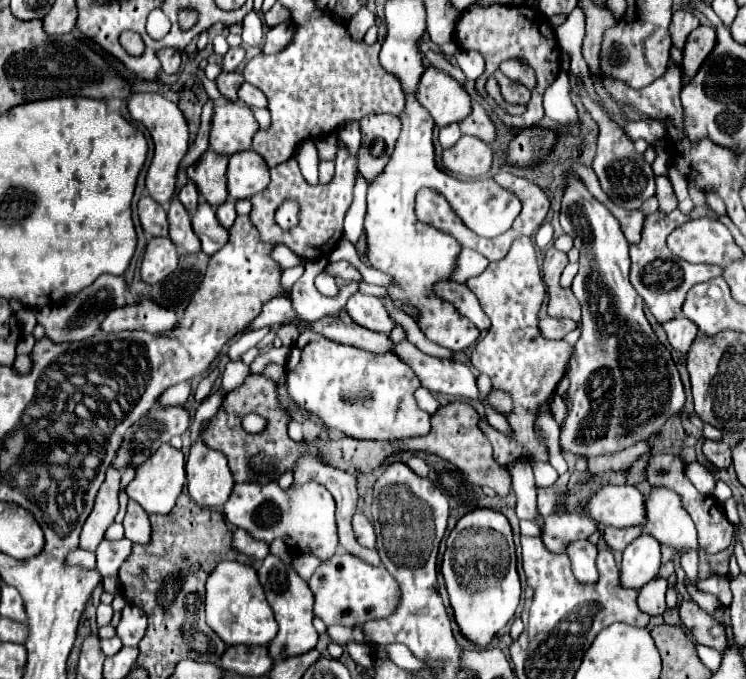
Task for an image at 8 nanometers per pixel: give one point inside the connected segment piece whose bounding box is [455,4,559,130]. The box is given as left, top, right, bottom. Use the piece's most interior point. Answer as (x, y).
(499, 32)

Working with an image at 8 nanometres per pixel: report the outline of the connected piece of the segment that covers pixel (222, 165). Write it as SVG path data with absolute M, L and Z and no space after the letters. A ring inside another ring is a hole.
M209 148L193 166L187 168L187 176L197 184L201 198L213 208L223 204L227 198L227 160L227 156Z

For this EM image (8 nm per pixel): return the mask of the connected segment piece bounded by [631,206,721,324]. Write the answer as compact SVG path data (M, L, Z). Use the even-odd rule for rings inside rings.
M709 206L703 208L693 208L689 214L683 214L679 208L675 208L669 214L663 212L653 212L649 216L645 216L643 222L643 232L641 232L641 242L637 246L631 246L631 284L637 290L637 294L643 298L643 302L647 304L647 308L651 310L651 314L657 318L657 322L667 322L671 318L681 316L681 306L685 302L687 292L691 290L691 286L711 280L715 276L721 276L721 268L717 266L699 266L699 264L689 264L685 260L681 260L679 256L673 256L665 244L667 234L683 224L685 220L697 218L697 216L711 216Z

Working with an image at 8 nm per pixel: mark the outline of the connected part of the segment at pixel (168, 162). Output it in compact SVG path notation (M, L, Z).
M137 92L129 98L127 102L127 108L129 108L129 114L135 122L141 122L143 126L147 126L151 138L153 138L153 144L155 144L155 154L153 154L153 162L147 170L147 178L145 178L145 184L147 184L147 190L151 194L151 198L155 198L159 204L165 204L171 200L173 196L173 190L175 190L175 178L177 178L177 164L181 162L181 158L185 156L187 152L187 146L189 146L189 132L187 132L187 122L181 114L181 110L177 108L177 104L169 102L167 98L163 98L161 94L151 94L151 92Z

